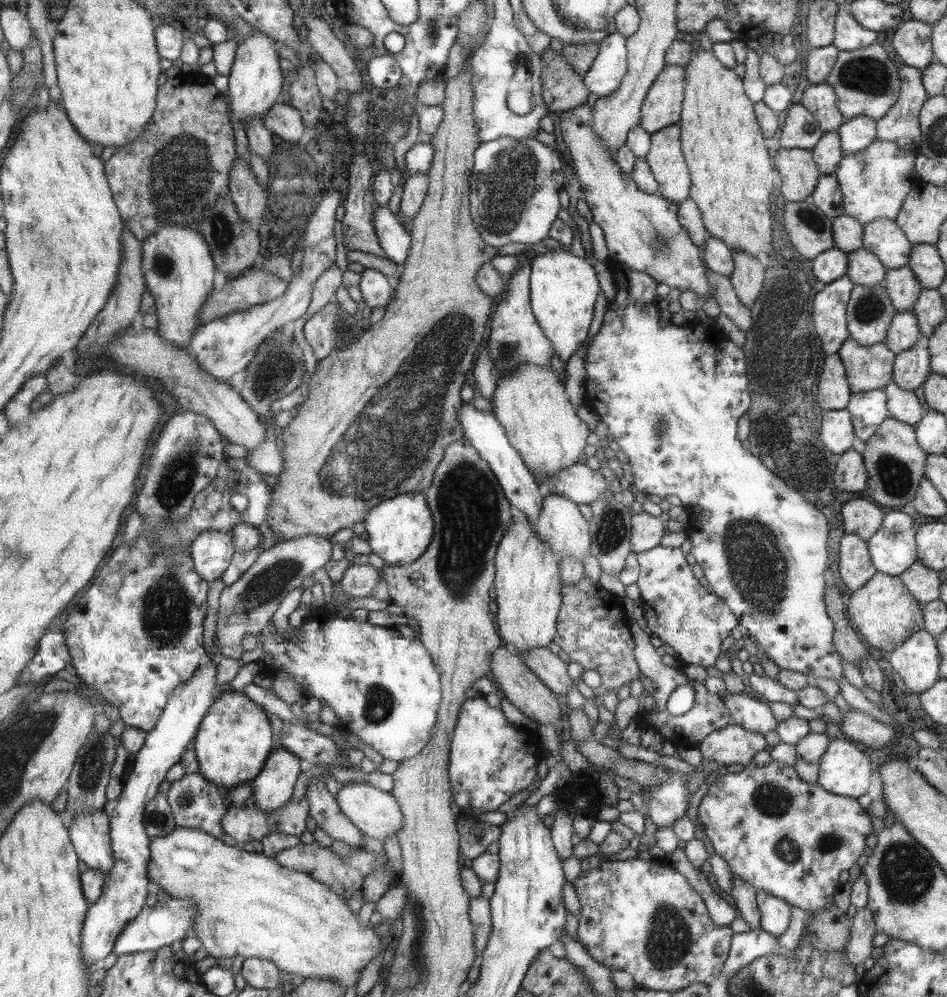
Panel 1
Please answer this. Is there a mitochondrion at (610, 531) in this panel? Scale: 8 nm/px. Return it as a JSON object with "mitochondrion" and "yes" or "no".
{"mitochondrion":"yes"}

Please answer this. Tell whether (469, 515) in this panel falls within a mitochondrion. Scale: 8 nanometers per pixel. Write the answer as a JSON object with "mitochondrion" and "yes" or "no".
{"mitochondrion":"yes"}

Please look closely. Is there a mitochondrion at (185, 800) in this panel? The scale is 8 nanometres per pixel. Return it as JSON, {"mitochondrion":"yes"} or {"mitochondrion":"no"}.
{"mitochondrion":"yes"}

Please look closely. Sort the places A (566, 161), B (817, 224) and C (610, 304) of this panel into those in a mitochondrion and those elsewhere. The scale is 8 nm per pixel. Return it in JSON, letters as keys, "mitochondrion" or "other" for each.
{"A":"other","B":"mitochondrion","C":"other"}

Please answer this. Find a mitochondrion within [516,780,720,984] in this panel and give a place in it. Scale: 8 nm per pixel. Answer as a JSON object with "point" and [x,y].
{"point":[669,940]}

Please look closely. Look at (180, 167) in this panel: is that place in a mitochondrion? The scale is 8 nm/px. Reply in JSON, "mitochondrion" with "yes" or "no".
{"mitochondrion":"yes"}

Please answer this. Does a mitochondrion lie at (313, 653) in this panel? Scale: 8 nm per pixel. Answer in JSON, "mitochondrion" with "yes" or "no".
{"mitochondrion":"no"}

